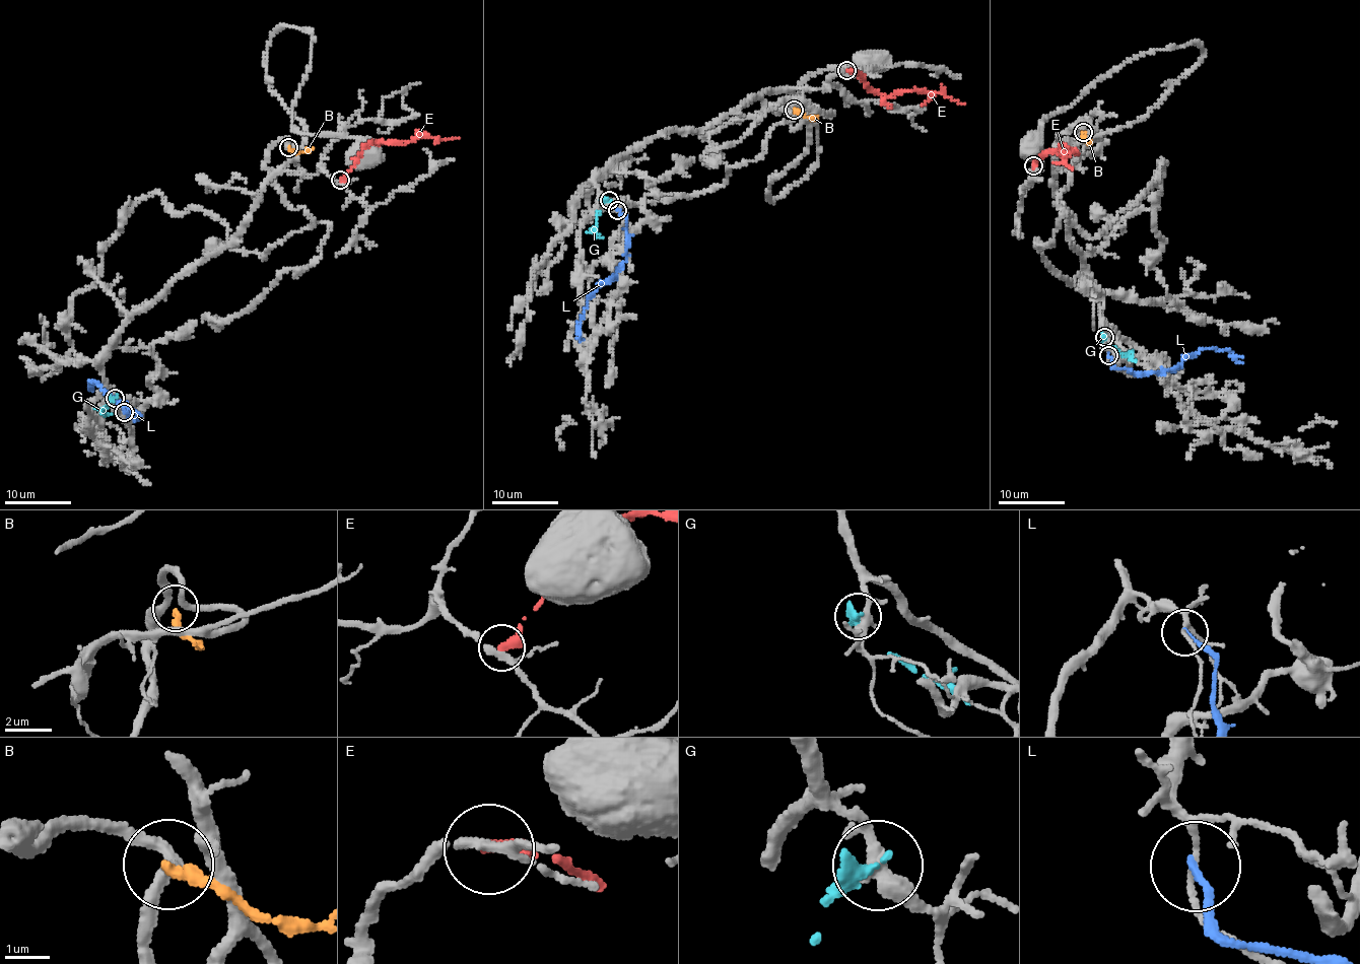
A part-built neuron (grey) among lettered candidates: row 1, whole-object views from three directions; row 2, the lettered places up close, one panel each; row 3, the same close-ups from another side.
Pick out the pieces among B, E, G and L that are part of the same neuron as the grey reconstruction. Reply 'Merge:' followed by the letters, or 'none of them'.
Merge: none of them

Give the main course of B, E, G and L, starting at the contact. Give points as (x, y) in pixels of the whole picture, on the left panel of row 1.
B: (288, 148), (296, 151), (314, 149)
E: (339, 180), (368, 144), (412, 140), (417, 136), (433, 136), (443, 140), (459, 136)
G: (115, 397), (108, 402), (104, 412), (113, 414)
L: (125, 411), (133, 419), (136, 417), (136, 412), (119, 404), (92, 381), (89, 386), (95, 383)

